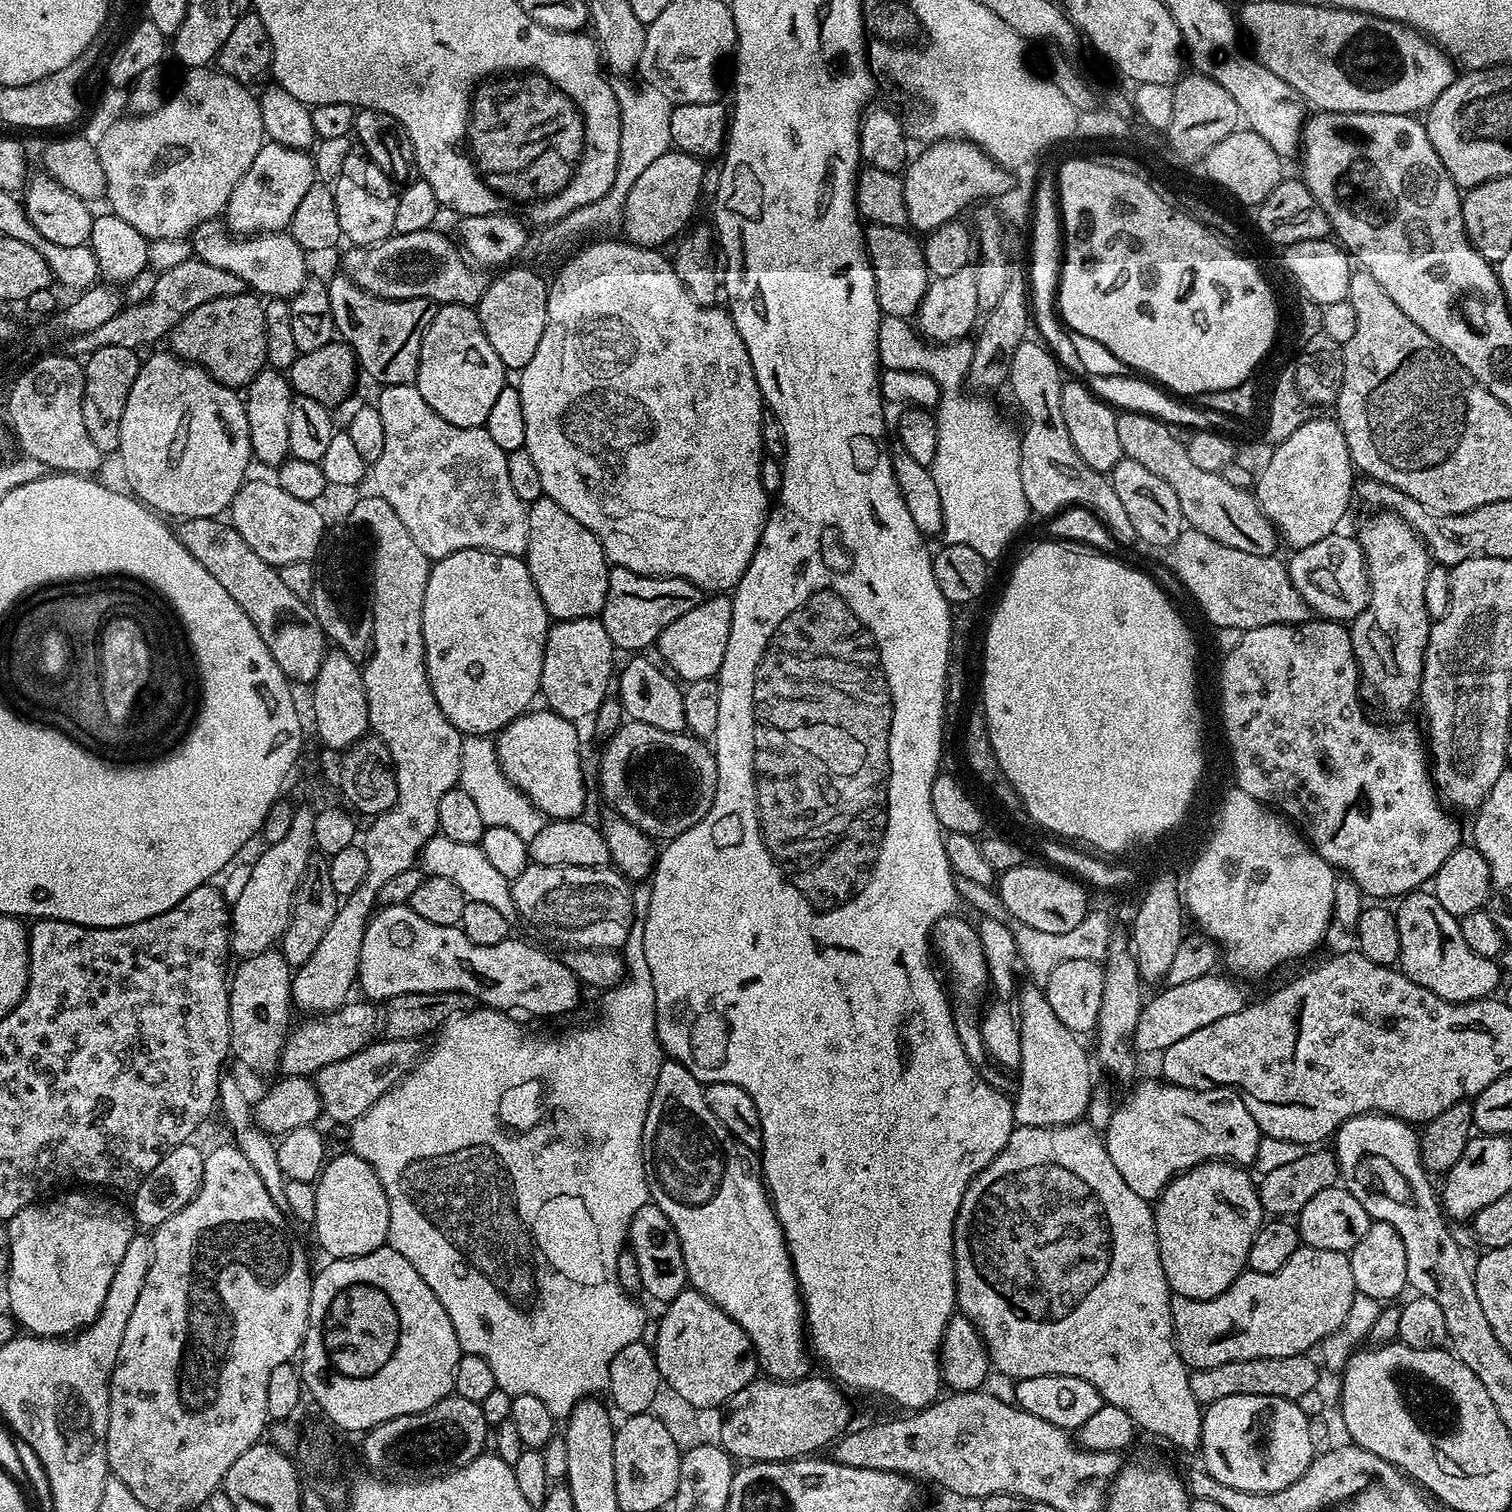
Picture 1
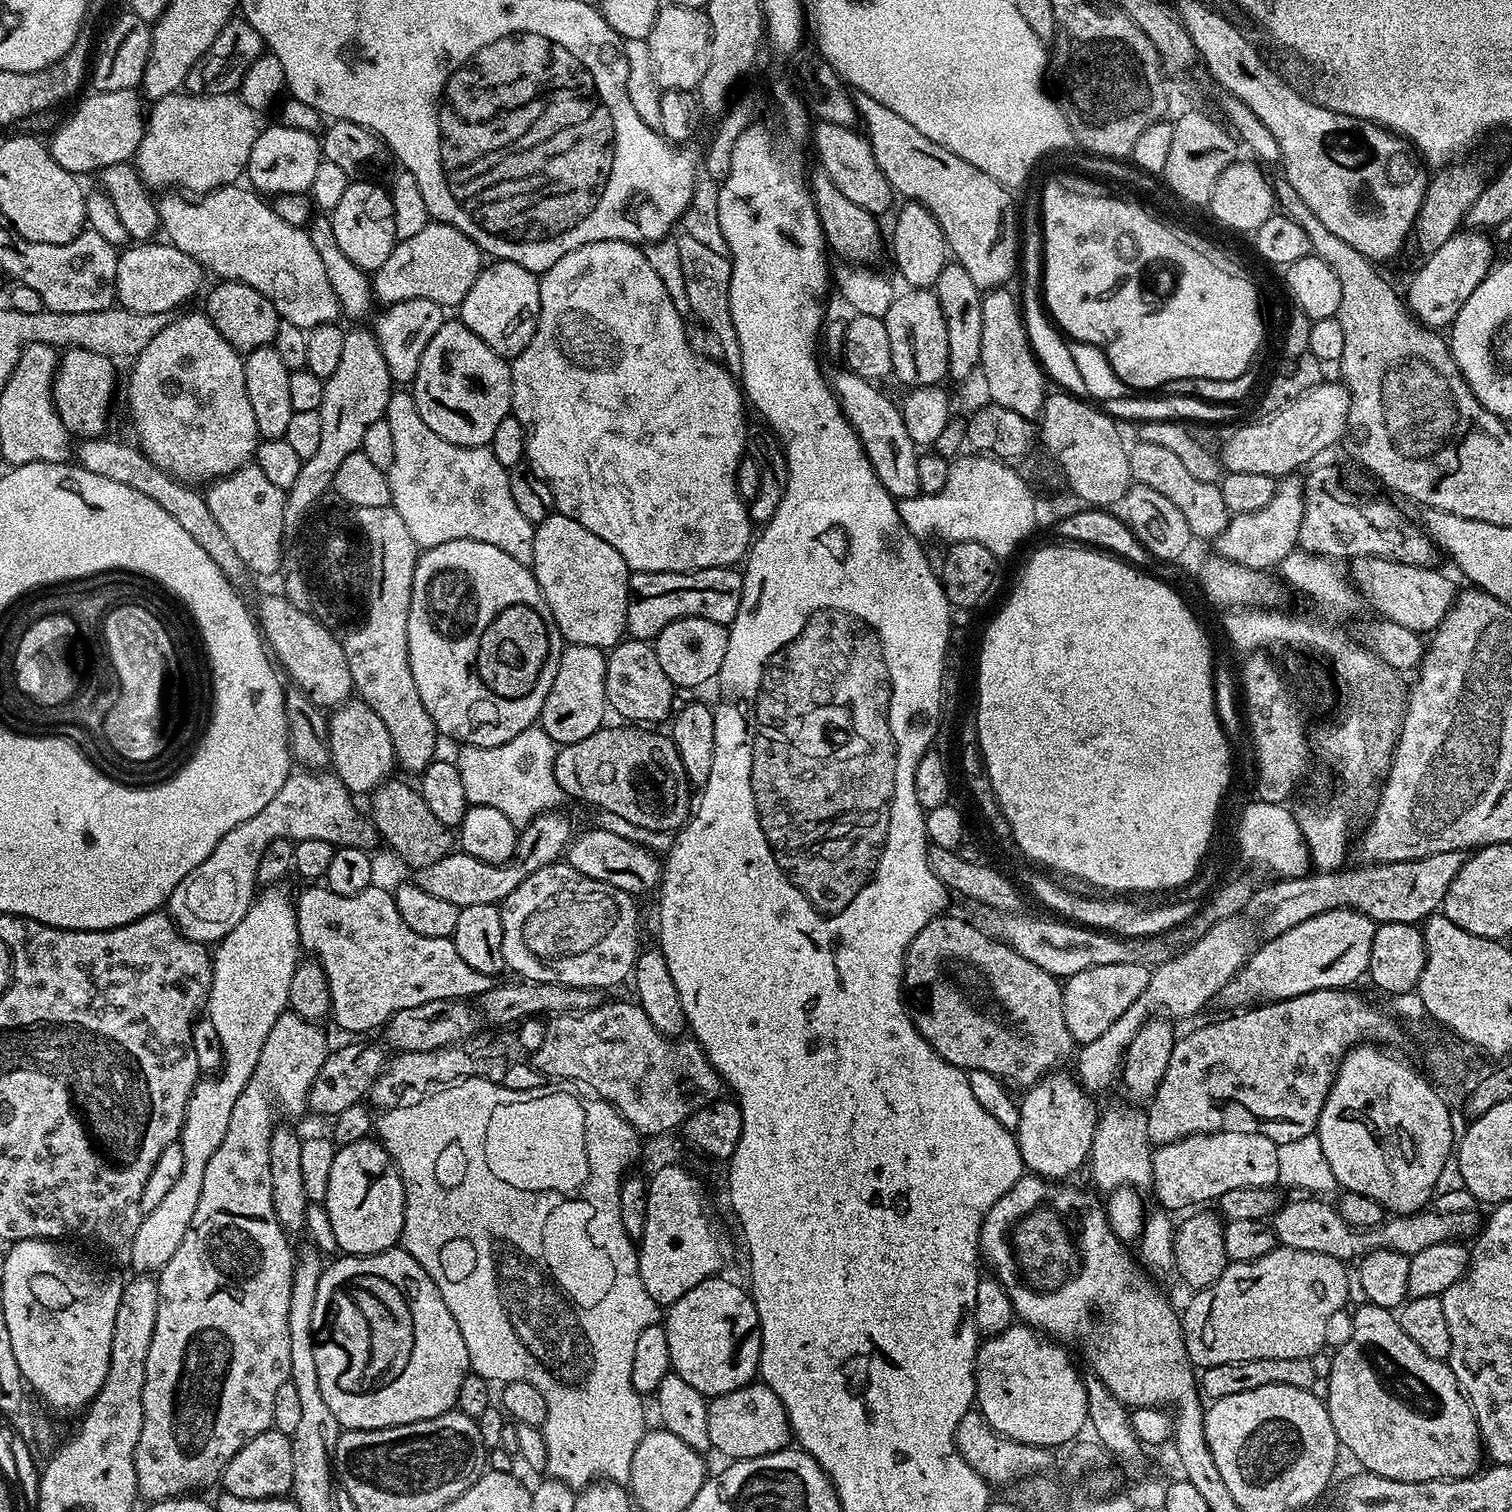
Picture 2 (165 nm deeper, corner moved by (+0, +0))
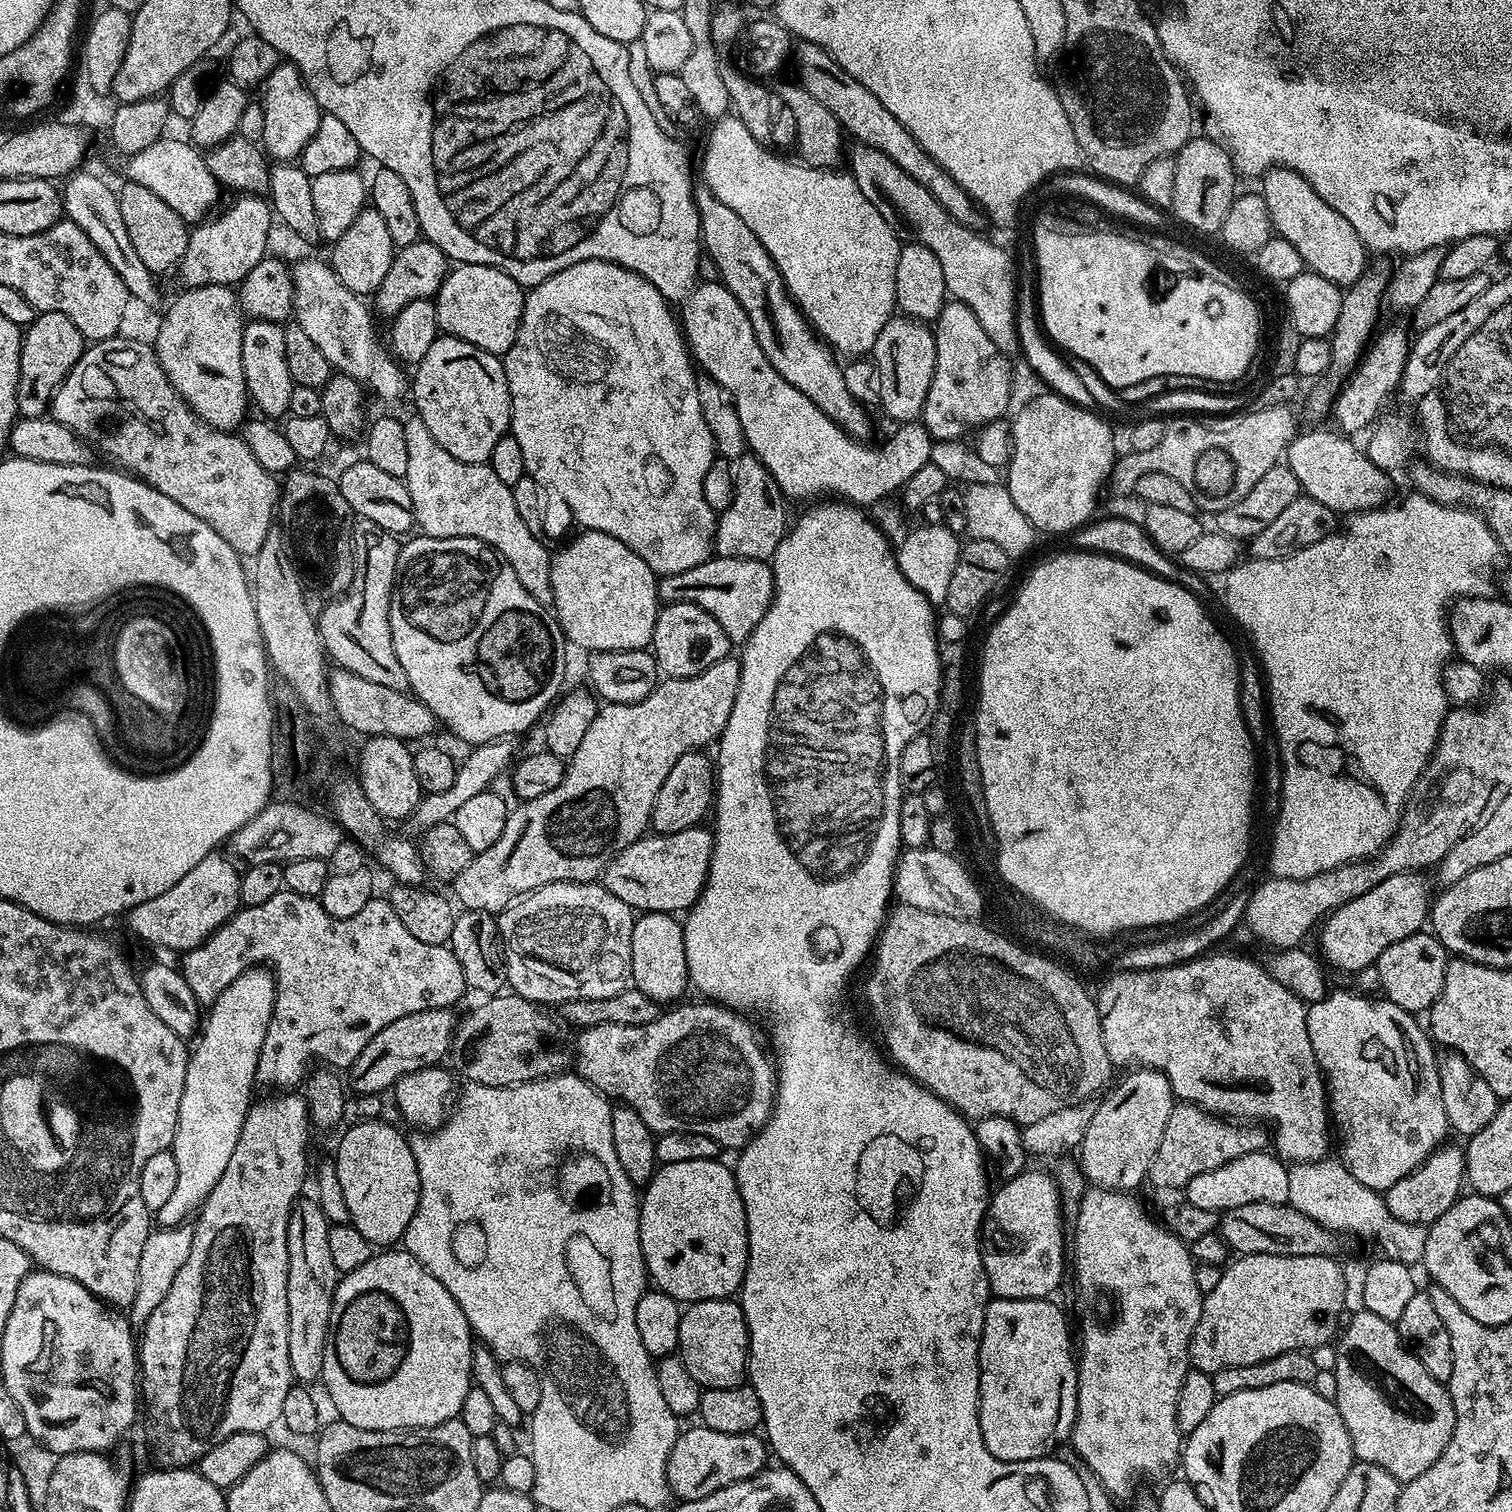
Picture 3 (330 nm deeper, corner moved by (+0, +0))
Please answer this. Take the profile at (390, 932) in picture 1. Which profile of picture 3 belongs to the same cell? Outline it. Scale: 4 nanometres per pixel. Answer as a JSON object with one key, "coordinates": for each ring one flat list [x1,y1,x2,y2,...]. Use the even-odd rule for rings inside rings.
{"coordinates":[[285,890,274,894,274,898,269,898,259,906,241,907,218,931,212,932,210,938,206,938,197,948,191,948,189,952,183,953,182,960,184,960,182,971,186,982,190,982,190,990,194,990,194,998,198,998,201,1006,212,1005,218,998,218,994,222,994,222,990,226,990,226,986,230,986,230,982,234,982,234,978,238,978,248,968,267,966,270,969,276,978,276,1001,274,1002,274,1014,270,1018,270,1026,266,1030,266,1042,262,1042,262,1050,258,1058,256,1082,260,1086,265,1084,268,1088,276,1087,272,1088,276,1090,299,1089,306,1080,304,1067,312,1059,320,1060,316,1062,333,1070,351,1069,358,1054,362,1054,362,1050,366,1050,366,1042,370,1042,370,1038,374,1038,374,1034,378,1034,378,1030,382,1030,382,1026,390,1026,390,1022,394,1022,397,1018,406,1018,406,1014,418,1014,418,1010,452,1008,463,998,464,992,466,993,462,966,458,966,458,958,452,953,451,947,448,944,421,942,418,938,414,938,414,934,410,934,410,930,406,930,406,926,402,926,402,922,398,922,398,914,394,914,392,903,386,898,374,898,370,902,366,902,366,906,362,906,362,910,358,910,358,914,336,920,330,914,326,914,326,910,321,906,317,897,303,896]]}

